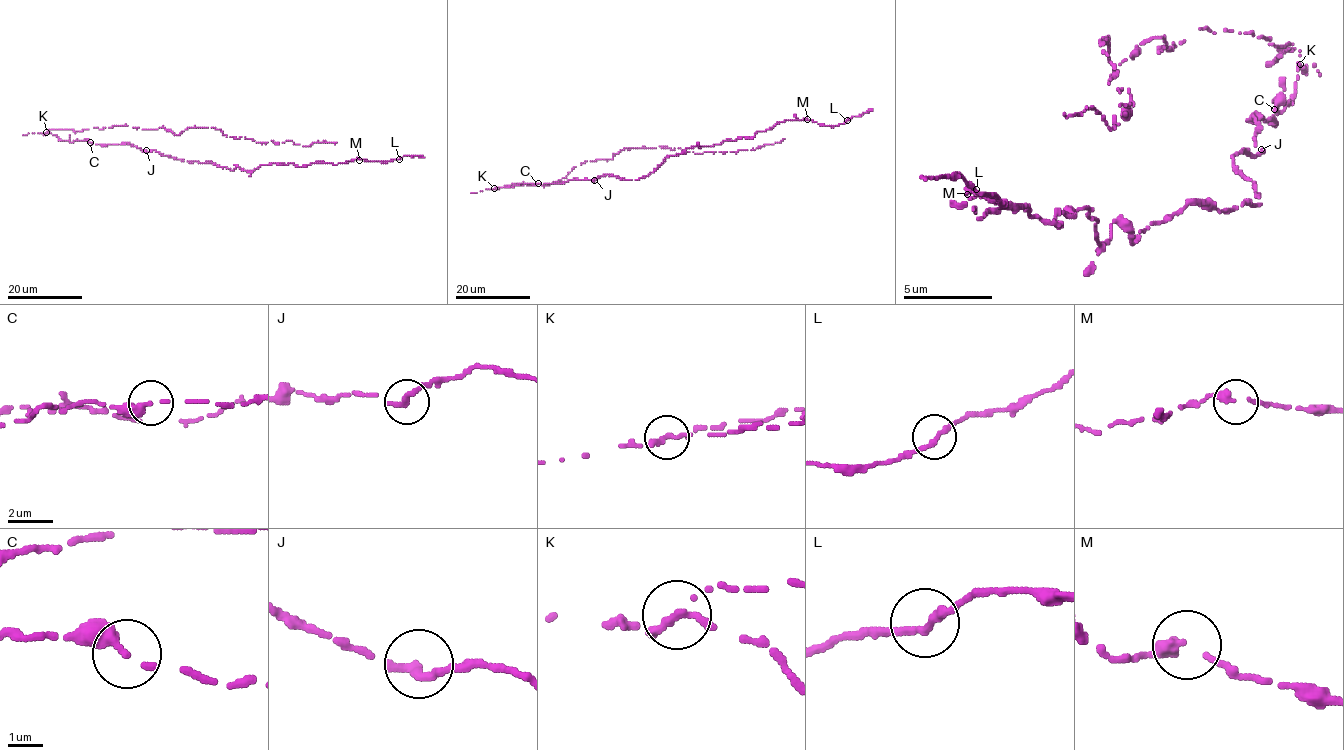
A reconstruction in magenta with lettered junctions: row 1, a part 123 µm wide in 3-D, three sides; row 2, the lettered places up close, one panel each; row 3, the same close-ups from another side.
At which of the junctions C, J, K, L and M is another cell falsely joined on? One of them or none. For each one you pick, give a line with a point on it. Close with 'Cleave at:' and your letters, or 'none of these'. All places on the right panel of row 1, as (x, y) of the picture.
K: at (1300, 64)
Cleave at: K

